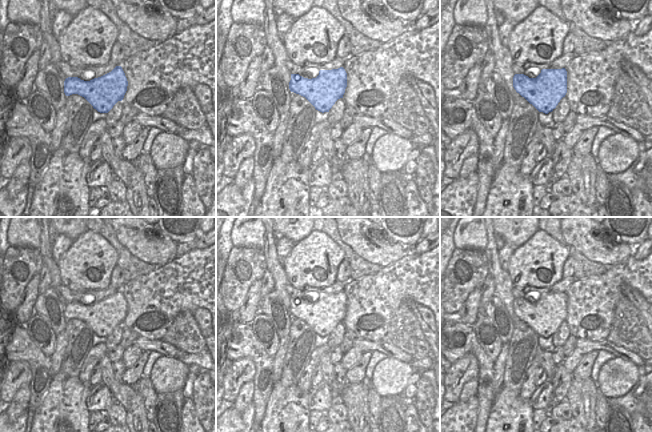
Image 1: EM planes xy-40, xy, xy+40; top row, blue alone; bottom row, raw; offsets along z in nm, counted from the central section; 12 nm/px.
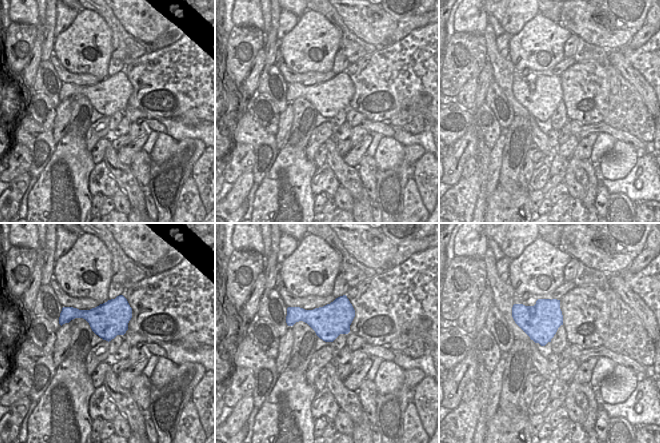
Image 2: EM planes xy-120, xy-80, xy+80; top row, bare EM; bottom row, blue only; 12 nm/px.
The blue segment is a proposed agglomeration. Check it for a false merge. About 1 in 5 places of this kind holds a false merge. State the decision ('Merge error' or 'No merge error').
No merge error

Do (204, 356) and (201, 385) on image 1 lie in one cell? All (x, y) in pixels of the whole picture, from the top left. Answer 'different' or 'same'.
different

